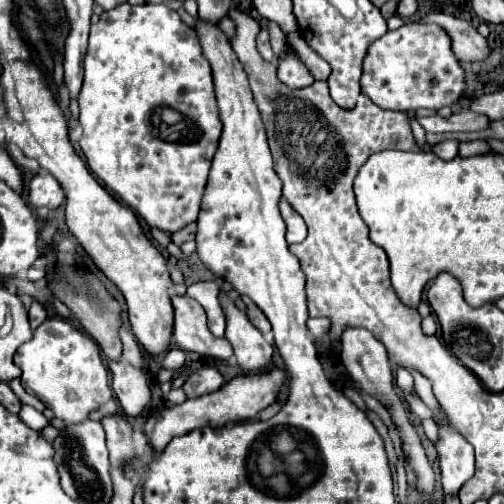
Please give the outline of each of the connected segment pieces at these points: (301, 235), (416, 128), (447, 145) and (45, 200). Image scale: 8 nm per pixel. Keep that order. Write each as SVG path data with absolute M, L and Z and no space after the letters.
M284 198L280 200L278 208L280 208L280 214L282 214L282 218L284 218L284 222L286 222L286 228L288 228L288 232L286 232L286 242L288 242L288 244L298 244L298 242L302 242L302 240L306 238L306 224L304 224L304 220L296 214L296 210L294 210Z
M416 117L414 118L414 120L411 121L410 126L415 140L417 144L421 147L421 149L425 152L431 152L432 147L426 142L426 132L422 128L422 126L420 126Z
M444 140L434 146L434 154L440 156L442 160L452 160L458 154L458 140Z
M36 174L26 186L26 200L32 208L58 208L64 200L64 192L50 174Z

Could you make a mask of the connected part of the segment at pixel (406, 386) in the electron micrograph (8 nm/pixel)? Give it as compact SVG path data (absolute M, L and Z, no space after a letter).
M398 368L398 372L396 372L396 386L398 386L402 392L414 388L414 384L412 384L412 374L410 374L406 368Z

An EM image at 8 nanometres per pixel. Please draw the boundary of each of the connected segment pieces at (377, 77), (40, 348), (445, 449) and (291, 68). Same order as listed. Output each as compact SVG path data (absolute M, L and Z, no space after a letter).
M408 22L402 28L378 38L362 68L362 92L384 110L418 110L450 106L464 90L464 70L460 68L454 52L450 50L448 34L434 24Z
M48 318L38 326L32 338L18 348L14 364L22 370L20 382L26 392L40 398L56 418L64 422L84 422L102 404L112 400L108 370L102 364L98 344L64 318Z
M434 418L434 420L438 422L438 434L440 434L440 440L438 440L438 444L436 444L436 450L438 450L438 454L440 454L438 458L440 458L440 470L442 470L442 486L444 486L444 494L446 494L446 496L456 496L456 494L460 492L462 484L474 476L474 448L472 448L458 432L454 432L454 430L450 428L450 424L448 424L446 418L444 418L444 420Z
M286 48L278 58L278 78L290 88L310 86L310 82L314 82L314 76L304 66L298 52L292 48Z

